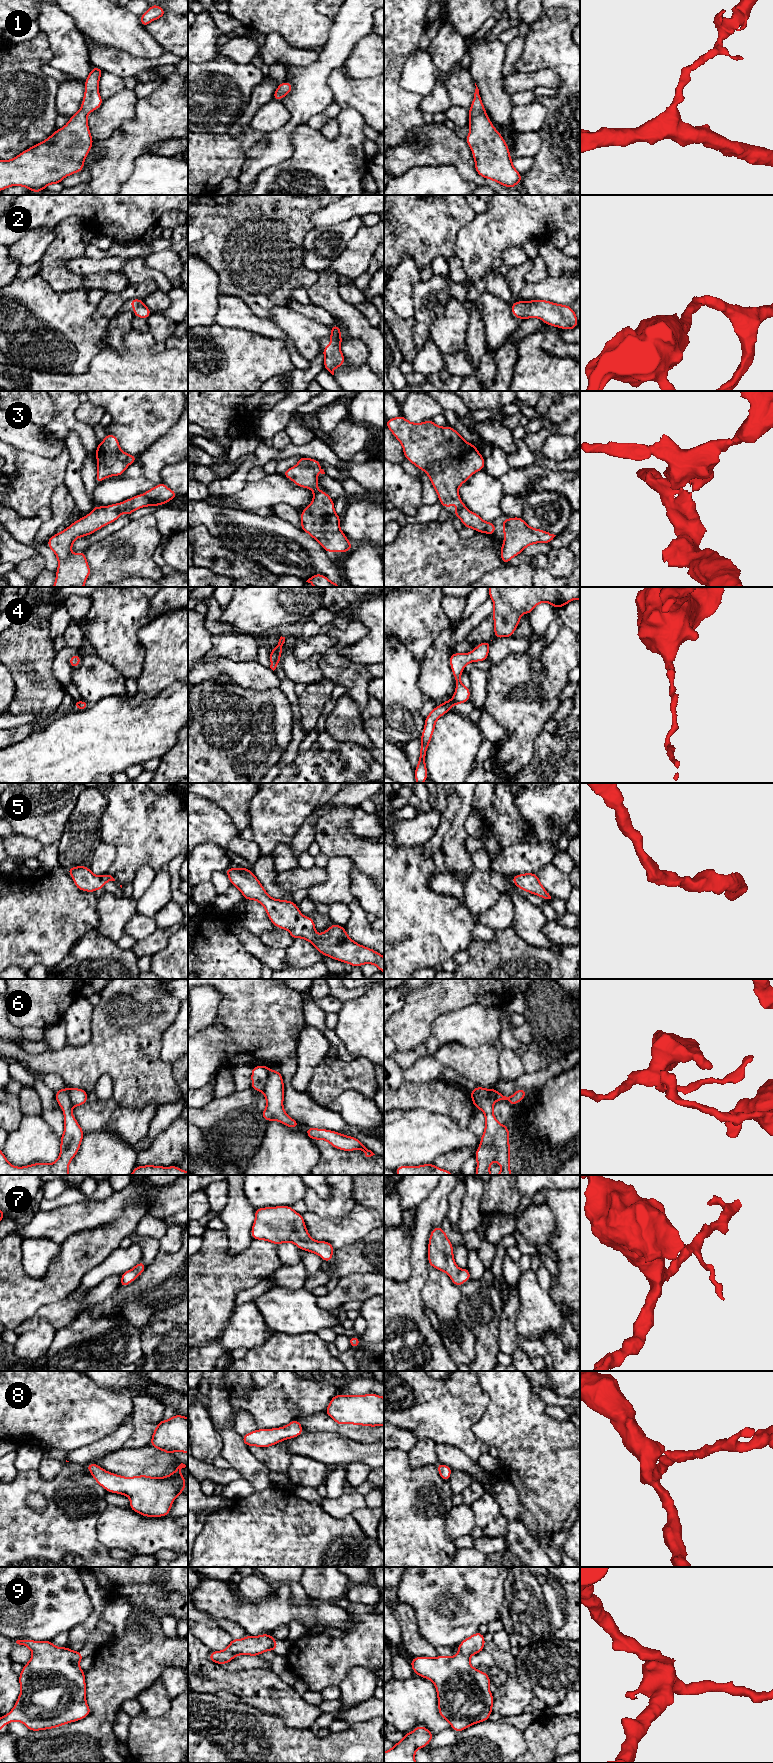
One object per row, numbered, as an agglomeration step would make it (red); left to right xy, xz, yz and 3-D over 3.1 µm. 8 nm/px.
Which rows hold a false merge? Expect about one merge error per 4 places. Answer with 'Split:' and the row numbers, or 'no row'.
Split: 4, 6

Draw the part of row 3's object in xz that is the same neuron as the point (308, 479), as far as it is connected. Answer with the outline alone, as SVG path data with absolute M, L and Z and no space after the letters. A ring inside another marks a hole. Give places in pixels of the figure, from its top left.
M300 457L297 465L287 469L282 475L291 479L297 486L313 490L312 503L305 507L300 513L301 530L307 532L312 538L314 538L326 552L348 553L353 545L340 529L341 517L339 517L334 510L334 500L329 497L327 492L322 492L317 488L318 477L316 473L319 472L325 474L319 463L320 461L316 459Z

